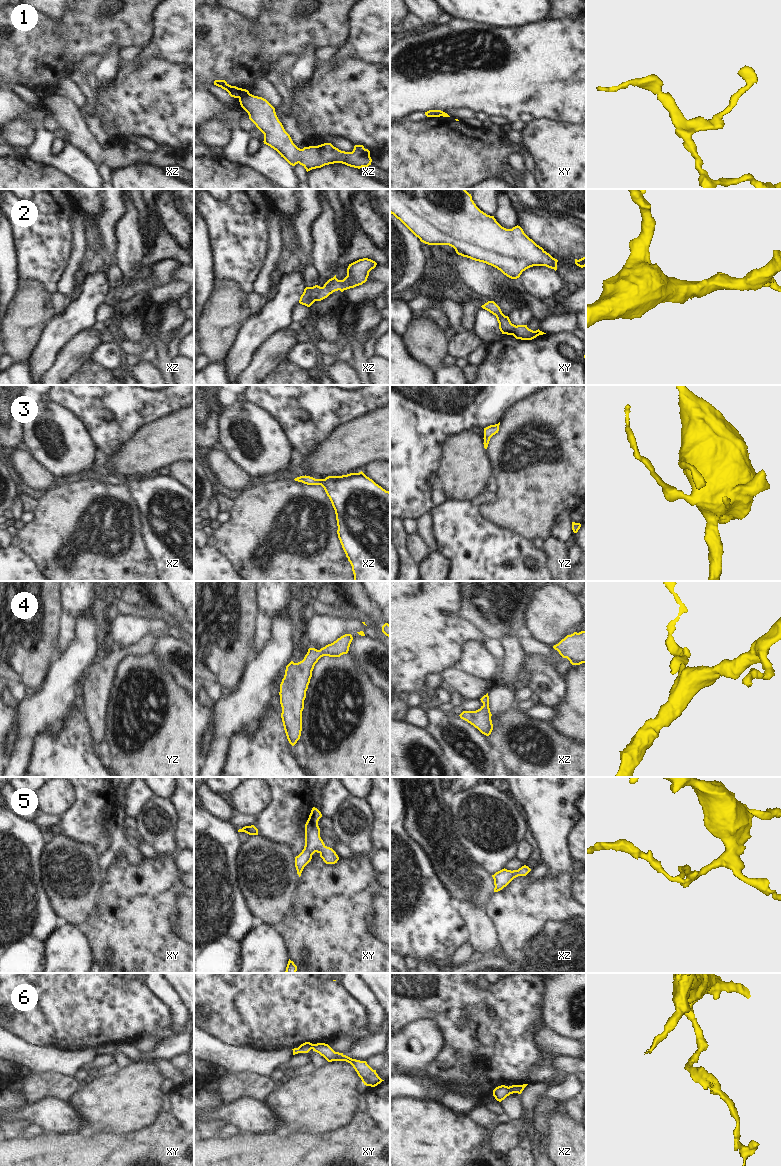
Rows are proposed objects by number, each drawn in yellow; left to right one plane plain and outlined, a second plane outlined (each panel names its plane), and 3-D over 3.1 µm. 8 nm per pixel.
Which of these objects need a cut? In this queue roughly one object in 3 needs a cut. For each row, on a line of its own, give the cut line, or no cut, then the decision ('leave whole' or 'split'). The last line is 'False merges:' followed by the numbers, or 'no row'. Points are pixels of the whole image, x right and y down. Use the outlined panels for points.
1: cut in xz along (249, 93), (239, 98); split
2: no cut; leave whole
3: no cut; leave whole
4: no cut; leave whole
5: no cut; leave whole
6: cut in xz along (508, 1087), (511, 1093); split
False merges: 1, 6

